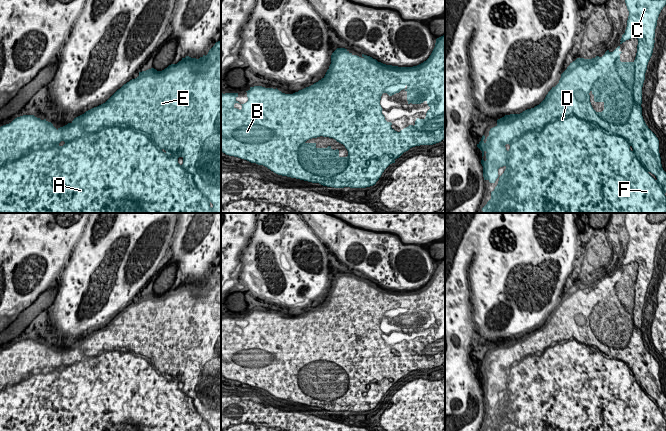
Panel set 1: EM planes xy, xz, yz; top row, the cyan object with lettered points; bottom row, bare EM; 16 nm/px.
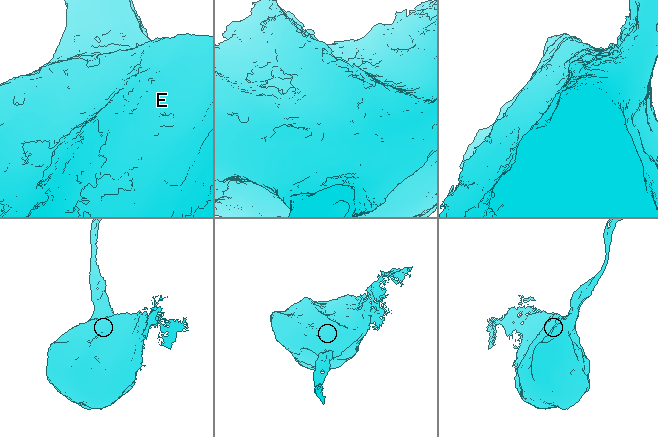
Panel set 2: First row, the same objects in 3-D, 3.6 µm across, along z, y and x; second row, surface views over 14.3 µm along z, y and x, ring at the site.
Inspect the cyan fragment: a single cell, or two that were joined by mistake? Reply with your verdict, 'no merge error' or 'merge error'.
no merge error

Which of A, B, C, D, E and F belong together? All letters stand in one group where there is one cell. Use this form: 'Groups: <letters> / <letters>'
Groups: A B C D E F

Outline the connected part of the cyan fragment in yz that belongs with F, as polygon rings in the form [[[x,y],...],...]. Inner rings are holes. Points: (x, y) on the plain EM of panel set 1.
[[[625,213],[625,227],[629,235],[627,251],[622,259],[621,266],[631,262],[638,263],[637,277],[633,286],[621,286],[622,277],[618,270],[613,276],[607,274],[602,281],[596,280],[592,283],[577,282],[570,287],[567,293],[561,298],[559,307],[552,311],[545,323],[537,330],[527,333],[520,338],[510,338],[497,344],[497,349],[490,353],[489,360],[484,359],[477,371],[482,375],[482,381],[486,380],[486,385],[481,384],[483,390],[484,404],[498,408],[491,416],[491,423],[484,431],[666,431],[666,396],[662,392],[659,377],[659,364],[648,352],[642,340],[642,311],[645,304],[645,297],[648,286],[652,280],[655,267],[655,253],[661,234],[666,229],[666,219],[659,223],[651,223],[647,219],[648,213]],[[589,317],[594,319],[595,326],[603,326],[604,334],[596,336],[590,326]]]

